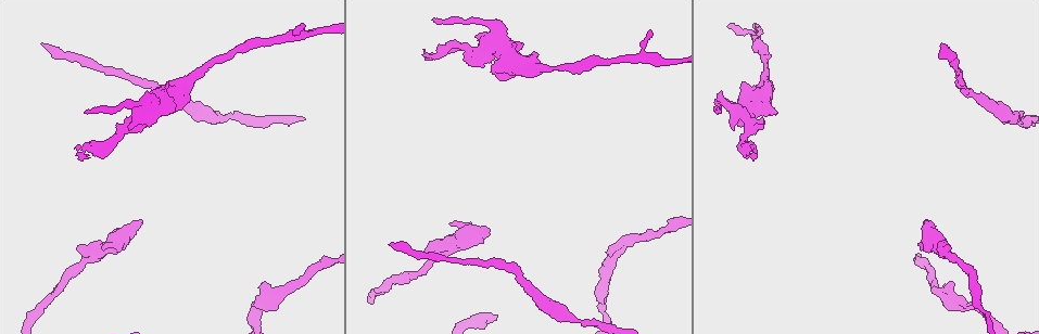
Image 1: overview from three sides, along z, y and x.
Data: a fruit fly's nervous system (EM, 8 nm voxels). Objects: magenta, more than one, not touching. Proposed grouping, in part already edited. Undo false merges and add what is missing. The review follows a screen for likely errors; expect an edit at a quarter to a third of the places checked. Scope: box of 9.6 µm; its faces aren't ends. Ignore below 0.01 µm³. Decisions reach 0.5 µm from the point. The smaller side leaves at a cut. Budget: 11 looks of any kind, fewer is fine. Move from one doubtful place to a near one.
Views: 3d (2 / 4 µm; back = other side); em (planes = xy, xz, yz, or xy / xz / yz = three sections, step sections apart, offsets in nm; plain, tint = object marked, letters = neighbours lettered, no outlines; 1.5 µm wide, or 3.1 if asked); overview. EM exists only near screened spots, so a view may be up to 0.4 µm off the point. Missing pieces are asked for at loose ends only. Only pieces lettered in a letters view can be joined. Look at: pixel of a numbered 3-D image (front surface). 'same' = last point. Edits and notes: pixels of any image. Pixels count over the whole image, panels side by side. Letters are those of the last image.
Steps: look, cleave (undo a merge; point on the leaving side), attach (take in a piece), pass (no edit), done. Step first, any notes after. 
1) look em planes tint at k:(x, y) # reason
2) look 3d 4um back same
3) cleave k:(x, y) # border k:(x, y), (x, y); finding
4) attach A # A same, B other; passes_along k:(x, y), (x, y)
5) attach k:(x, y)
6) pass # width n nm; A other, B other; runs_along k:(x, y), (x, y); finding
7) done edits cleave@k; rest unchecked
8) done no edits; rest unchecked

look em planes letters at 1:(650, 29) # an open end

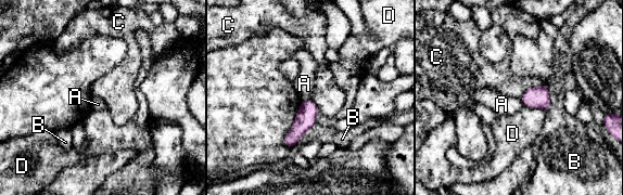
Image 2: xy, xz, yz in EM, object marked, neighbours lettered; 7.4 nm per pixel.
pass # A other, B other, C other, D other; border 2:(545, 83), (530, 87), (520, 98); none of them fits

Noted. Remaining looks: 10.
look em planes letters at 1:(750, 154) # long arm stops here

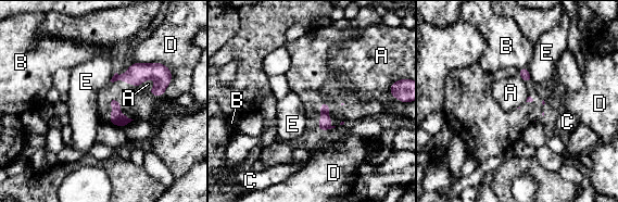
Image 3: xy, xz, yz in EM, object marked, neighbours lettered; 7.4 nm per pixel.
pass # A other, B other, C other, D other, E other; border 3:(156, 81), (144, 79), (136, 87); none of them fits

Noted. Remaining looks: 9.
look 3d 2um at 1:(391, 245) # end of a long branch

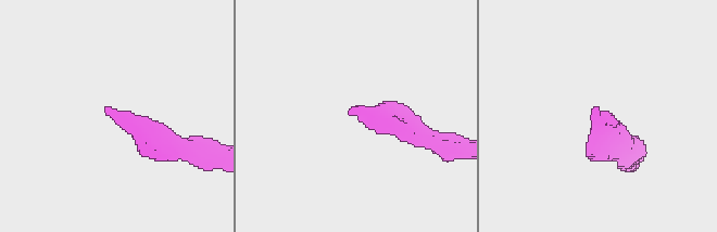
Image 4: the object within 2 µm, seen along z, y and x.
look em planes letters at 4:(596, 114)

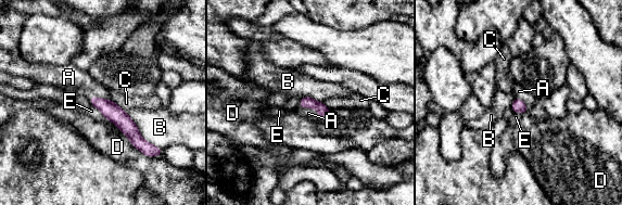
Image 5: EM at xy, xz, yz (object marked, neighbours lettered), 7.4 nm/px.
attach A # A same, B other, C other, D other, E other; passes_along 5:(308, 102), (312, 107), (308, 113); it goes on there

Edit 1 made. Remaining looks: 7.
look overview

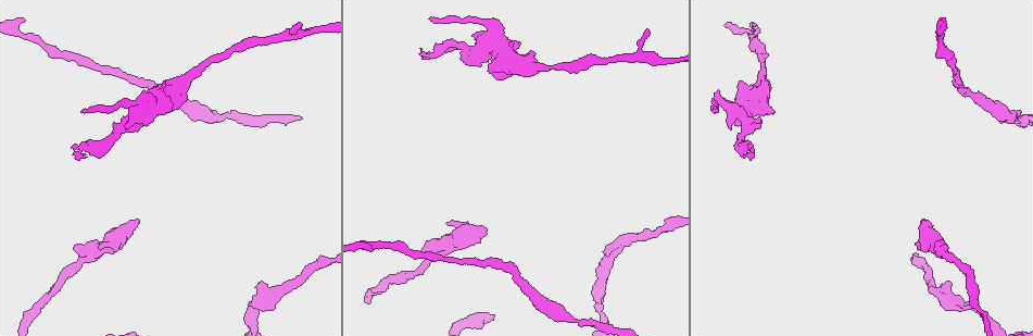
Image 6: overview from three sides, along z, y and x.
look 3d 2um at 6:(956, 301) # branch point

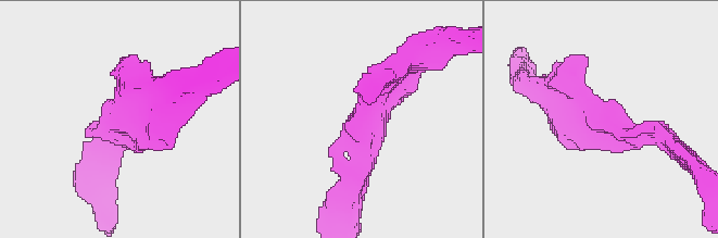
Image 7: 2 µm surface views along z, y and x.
look em planes letters at 7:(605, 120)

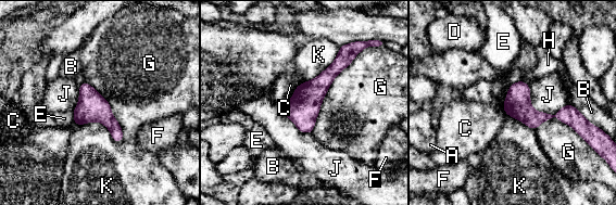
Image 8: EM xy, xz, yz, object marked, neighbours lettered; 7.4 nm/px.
pass # A other, B other, C other, D other, E other, F other, G other, H other, J other, K other; runs_along 8:(346, 54), (308, 97), (303, 129); continuous, no second cell

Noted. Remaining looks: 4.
done edits attach@5; rest unchecked

